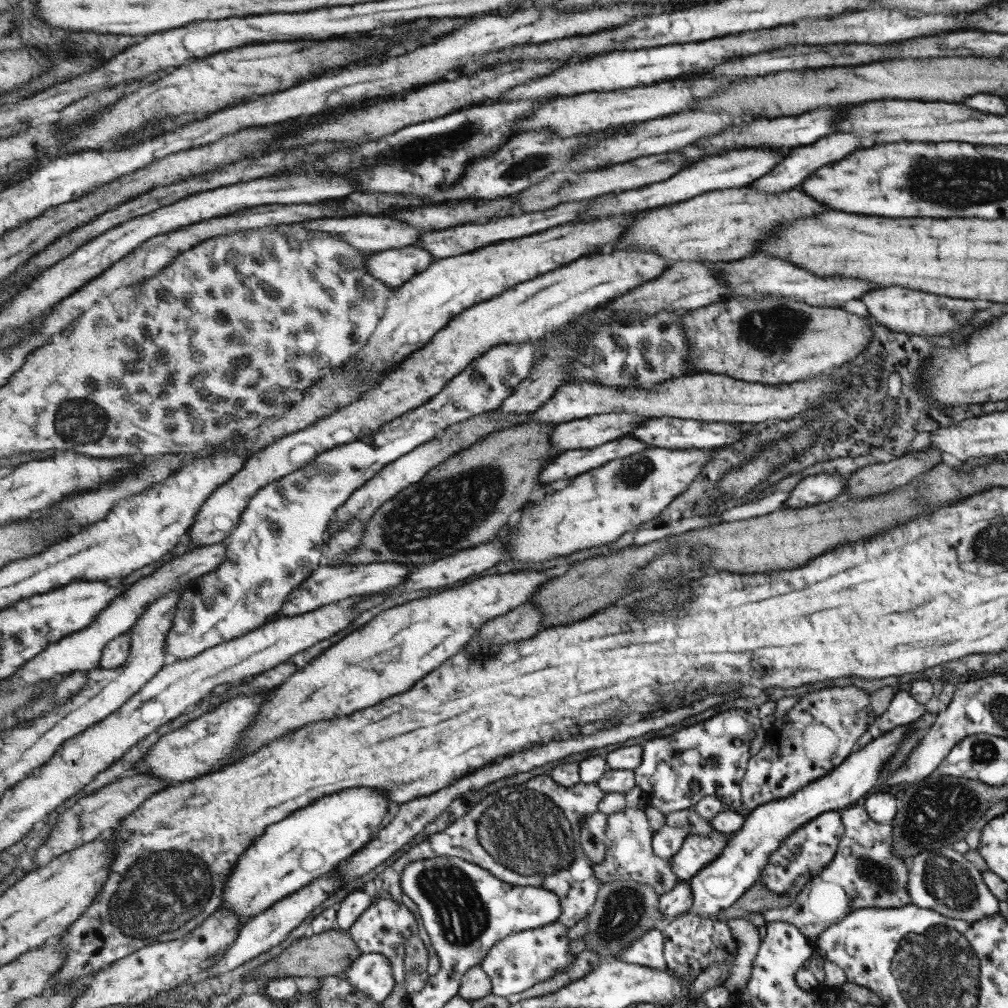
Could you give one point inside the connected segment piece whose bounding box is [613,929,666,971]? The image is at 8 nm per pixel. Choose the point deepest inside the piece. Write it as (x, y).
(646, 951)

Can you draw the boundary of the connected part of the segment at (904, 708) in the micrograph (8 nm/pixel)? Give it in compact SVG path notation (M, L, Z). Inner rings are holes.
M909 692L895 693L891 702L879 717L875 717L872 723L867 727L867 730L860 738L857 738L851 752L861 750L863 746L867 746L871 740L879 738L881 733L886 730L894 729L899 725L908 725L911 722L917 721L925 714L924 705L915 702Z

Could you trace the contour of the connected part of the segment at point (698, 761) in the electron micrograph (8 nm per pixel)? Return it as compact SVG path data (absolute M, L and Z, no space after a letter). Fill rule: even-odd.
M727 709L703 720L701 724L680 728L671 736L655 738L643 743L641 763L634 768L634 786L646 796L647 806L656 808L661 814L669 814L674 810L683 810L693 806L703 797L714 796L722 801L726 809L739 812L742 808L740 780L751 758L749 742L760 728L760 719L750 711Z

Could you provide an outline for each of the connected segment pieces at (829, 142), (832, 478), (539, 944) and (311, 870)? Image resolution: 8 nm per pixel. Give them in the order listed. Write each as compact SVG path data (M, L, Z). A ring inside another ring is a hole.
M831 134L831 136L823 136L817 142L809 144L809 146L799 146L799 148L791 148L791 152L783 158L783 162L778 162L771 170L767 171L763 176L753 181L753 184L747 185L747 188L753 188L757 192L781 192L781 190L789 190L793 186L799 185L799 182L813 174L817 168L835 162L835 160L843 160L847 154L857 150L859 138L855 138L853 134Z
M835 473L807 475L788 492L789 496L783 501L782 507L797 508L833 501L839 496L845 482Z
M557 921L538 929L511 934L493 946L481 965L491 977L492 993L500 997L521 994L533 988L537 982L551 980L555 974L567 968L574 959L574 955L569 955L567 928L568 926Z
M365 787L345 789L343 792L321 797L319 801L307 808L297 810L289 818L272 824L256 841L247 849L244 856L230 874L224 890L222 906L237 913L244 922L256 917L265 910L271 909L279 901L283 901L293 893L311 885L316 878L331 873L337 869L343 861L347 861L358 851L367 846L371 841L373 832L379 830L386 824L388 818L394 811L389 806L389 799L379 789Z

